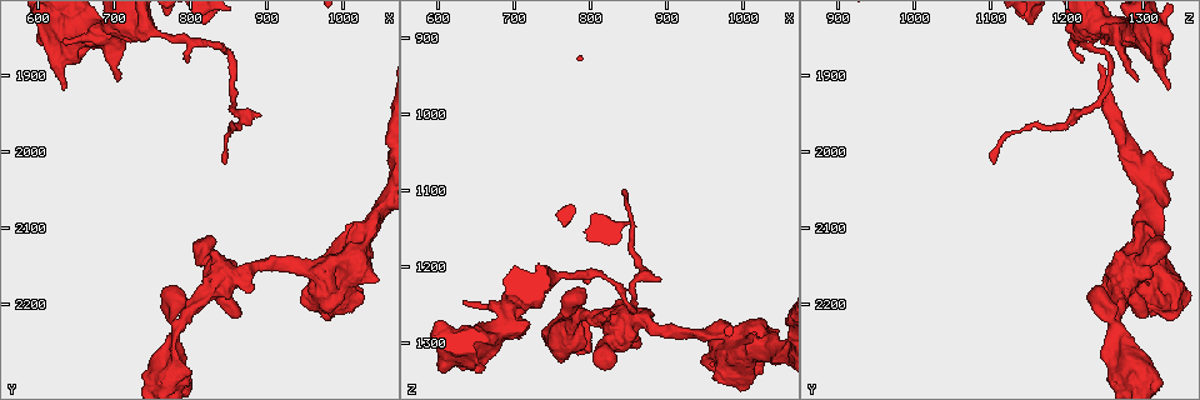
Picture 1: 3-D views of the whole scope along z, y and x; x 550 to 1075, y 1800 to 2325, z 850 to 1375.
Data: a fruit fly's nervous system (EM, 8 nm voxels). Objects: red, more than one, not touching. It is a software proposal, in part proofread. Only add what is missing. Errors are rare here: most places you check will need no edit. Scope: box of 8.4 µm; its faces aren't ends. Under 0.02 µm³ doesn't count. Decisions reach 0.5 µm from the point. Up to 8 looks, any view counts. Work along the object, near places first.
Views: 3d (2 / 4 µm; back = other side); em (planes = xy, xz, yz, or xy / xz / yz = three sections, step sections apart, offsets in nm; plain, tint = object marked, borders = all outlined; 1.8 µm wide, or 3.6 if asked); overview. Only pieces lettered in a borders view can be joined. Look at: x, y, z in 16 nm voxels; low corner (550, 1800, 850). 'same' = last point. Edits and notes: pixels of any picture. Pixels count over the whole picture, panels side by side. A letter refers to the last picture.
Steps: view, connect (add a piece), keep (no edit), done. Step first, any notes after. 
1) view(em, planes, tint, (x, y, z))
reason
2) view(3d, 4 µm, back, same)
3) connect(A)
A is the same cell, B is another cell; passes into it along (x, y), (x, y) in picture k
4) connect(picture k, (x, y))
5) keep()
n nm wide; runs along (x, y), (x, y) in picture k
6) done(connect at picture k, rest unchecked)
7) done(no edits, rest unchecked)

view(3d, 4 µm, (995, 2185, 1340))
sharp bend

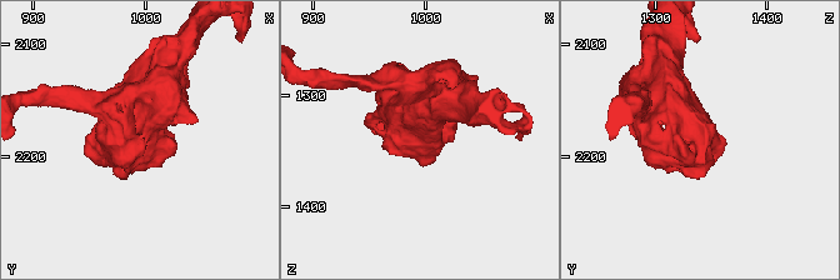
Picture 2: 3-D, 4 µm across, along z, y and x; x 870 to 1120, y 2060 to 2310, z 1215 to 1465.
view(em, planes, borders, (994, 2186, 1338))

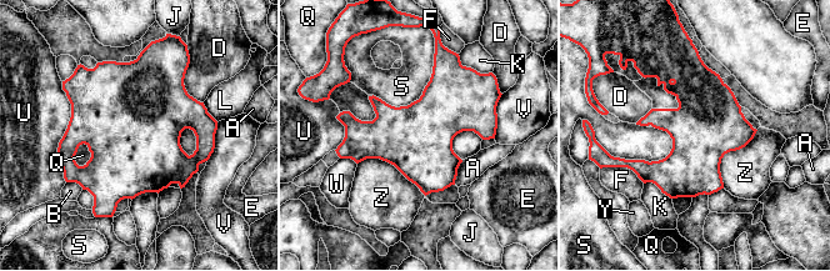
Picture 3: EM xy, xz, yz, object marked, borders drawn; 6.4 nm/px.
keep()
A, B, D, E, F, J, K, L, Q, S, U, V, W, Y and Z are other cells; border along (435, 46), (418, 99), (373, 95) in picture 3; no lettered piece goes on from it

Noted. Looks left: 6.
view(em, xy, step 16, tint, (1050, 2080, 1310))
a narrow waist

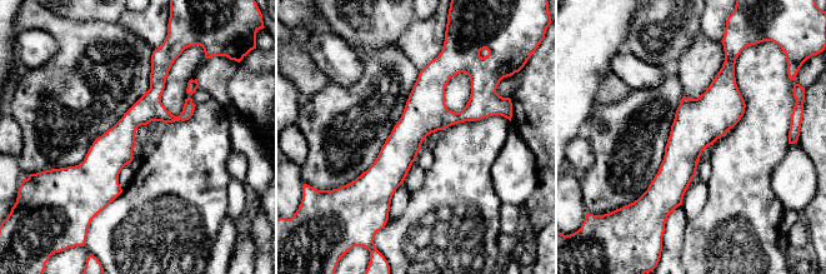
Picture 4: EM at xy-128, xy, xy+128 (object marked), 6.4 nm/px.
view(em, planes, borders, same)
cut it another way

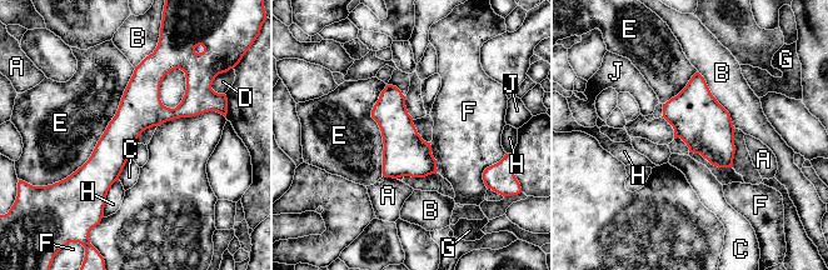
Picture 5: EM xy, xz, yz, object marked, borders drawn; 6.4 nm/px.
keep()
260 nm wide; A, B, C, D, E, F, G, H and J are other cells; border along (130, 156), (118, 179) in picture 5; no lettered piece goes on from it

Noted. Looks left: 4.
view(em, 3.6 µm, planes, tint, (640, 1850, 1315))
abrupt turn

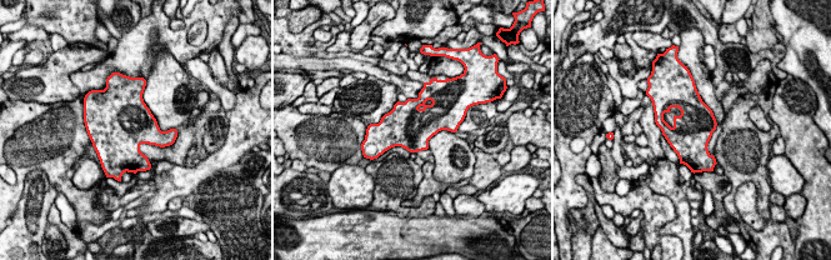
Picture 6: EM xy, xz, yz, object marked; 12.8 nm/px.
view(em, 3.6 µm, planes, borders, same)

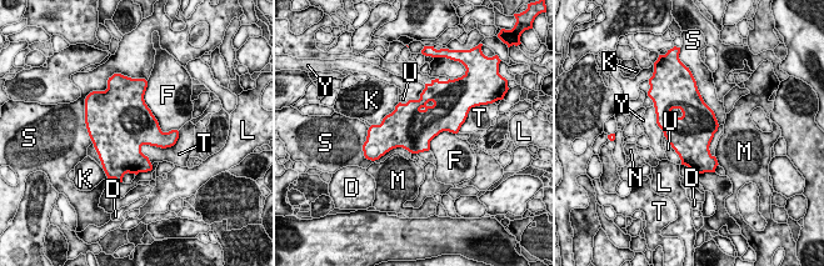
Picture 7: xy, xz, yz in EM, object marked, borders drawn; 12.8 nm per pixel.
keep()
600 nm wide; D, F, K, L, M, N, S, T, U and Y are other cells; border along (176, 140), (140, 151) in picture 7; none of them fits

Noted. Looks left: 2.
done(no edits, rest unchecked)

